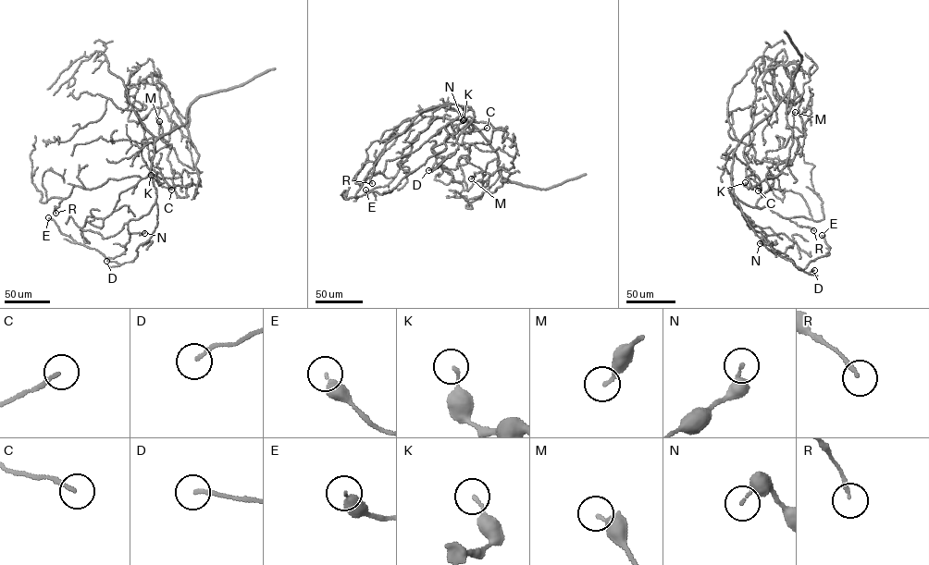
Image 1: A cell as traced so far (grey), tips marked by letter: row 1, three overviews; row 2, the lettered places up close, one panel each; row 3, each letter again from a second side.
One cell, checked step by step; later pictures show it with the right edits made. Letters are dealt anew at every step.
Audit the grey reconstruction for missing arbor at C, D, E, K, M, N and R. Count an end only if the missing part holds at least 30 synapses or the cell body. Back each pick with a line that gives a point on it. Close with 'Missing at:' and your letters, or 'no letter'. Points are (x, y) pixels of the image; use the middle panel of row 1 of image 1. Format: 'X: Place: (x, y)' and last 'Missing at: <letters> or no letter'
Missing at: no letter

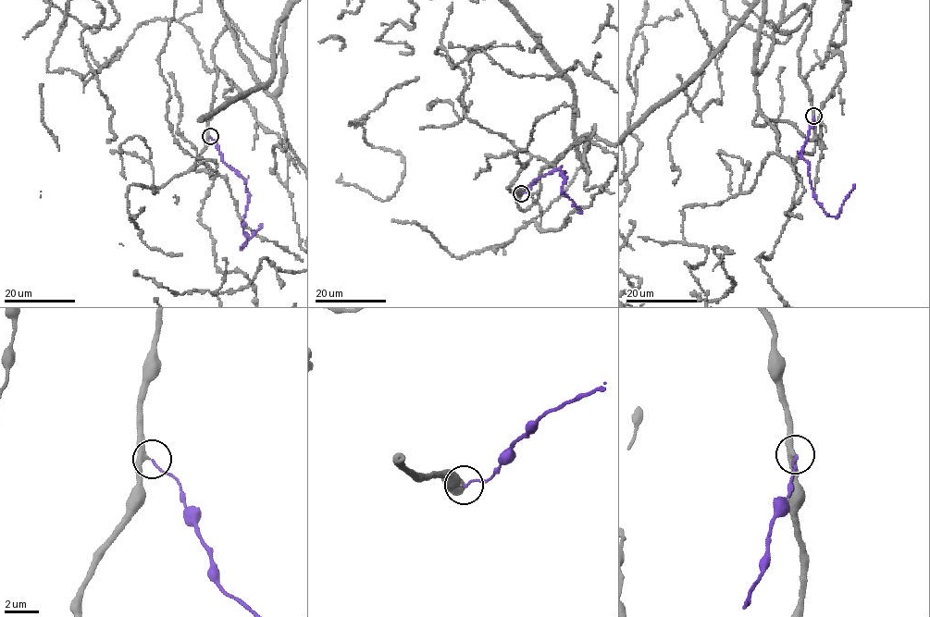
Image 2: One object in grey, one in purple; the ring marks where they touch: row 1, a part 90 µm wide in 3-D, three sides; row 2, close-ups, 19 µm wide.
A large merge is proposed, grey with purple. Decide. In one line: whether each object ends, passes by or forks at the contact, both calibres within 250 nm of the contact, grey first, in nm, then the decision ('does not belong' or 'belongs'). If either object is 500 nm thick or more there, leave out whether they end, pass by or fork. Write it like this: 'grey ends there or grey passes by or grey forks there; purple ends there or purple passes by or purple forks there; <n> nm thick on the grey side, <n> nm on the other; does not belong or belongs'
grey passes by; purple ends there; 340 nm thick on the grey side, 100 nm on the other; belongs

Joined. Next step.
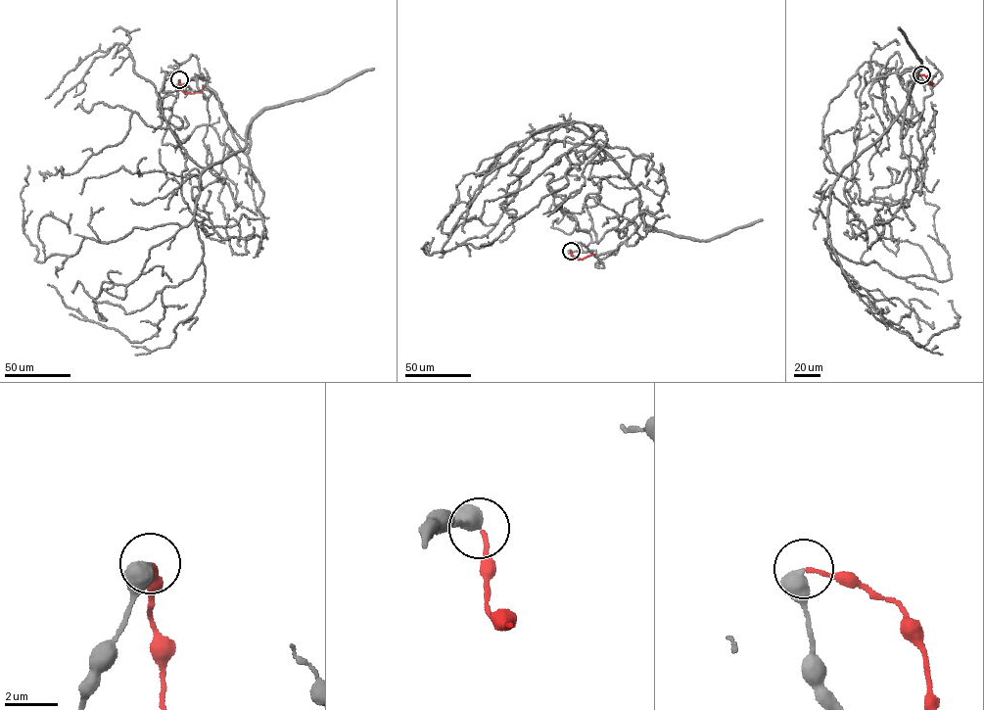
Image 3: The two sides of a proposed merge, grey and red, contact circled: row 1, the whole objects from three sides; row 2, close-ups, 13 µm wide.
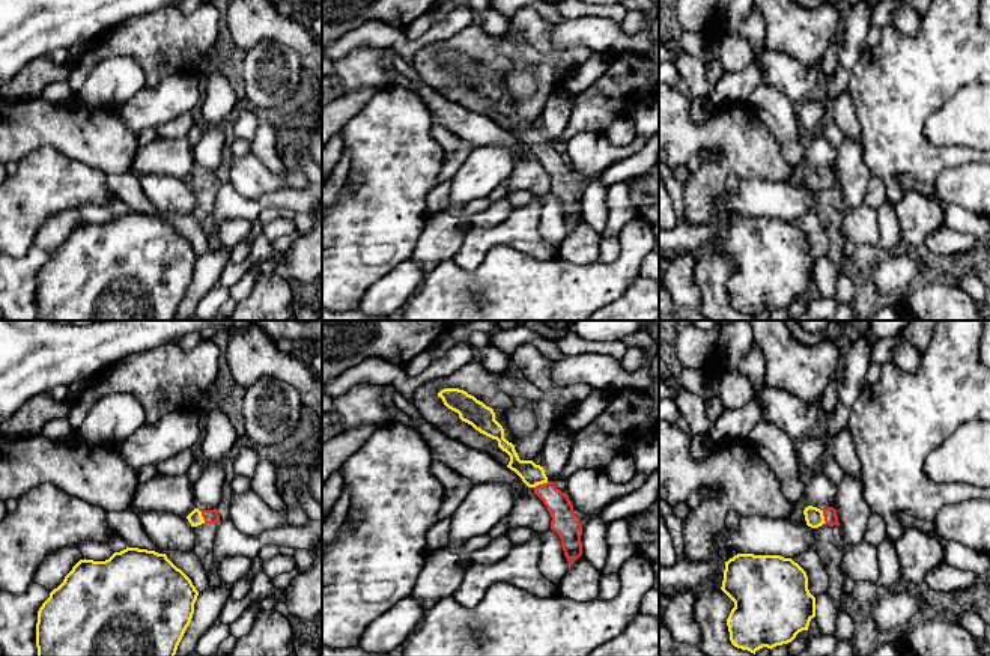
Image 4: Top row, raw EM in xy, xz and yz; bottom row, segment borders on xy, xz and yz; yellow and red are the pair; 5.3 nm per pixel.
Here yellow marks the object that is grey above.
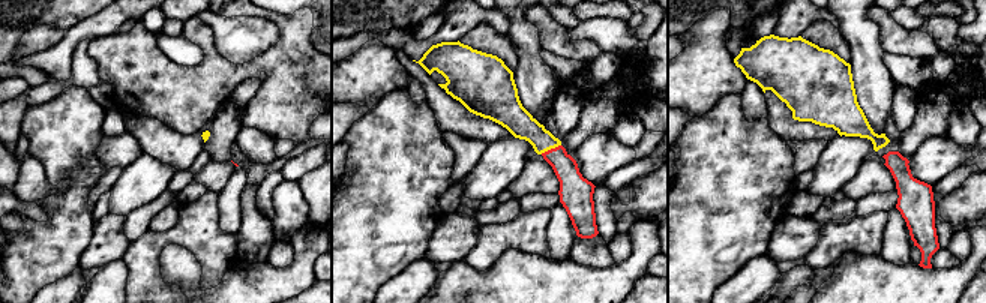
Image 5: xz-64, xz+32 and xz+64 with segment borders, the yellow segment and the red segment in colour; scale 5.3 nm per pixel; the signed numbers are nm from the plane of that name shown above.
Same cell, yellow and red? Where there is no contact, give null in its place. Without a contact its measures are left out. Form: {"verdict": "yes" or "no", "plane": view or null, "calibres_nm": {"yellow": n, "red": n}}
{"verdict": "yes", "plane": "xz", "calibres_nm": {"yellow": 120, "red": 150}}

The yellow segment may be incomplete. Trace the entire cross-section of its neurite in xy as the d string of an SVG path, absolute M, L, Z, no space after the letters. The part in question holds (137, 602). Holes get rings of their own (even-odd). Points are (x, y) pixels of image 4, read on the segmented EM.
M125 548L105 561L80 560L38 611L38 656L175 656L199 591L166 554Z

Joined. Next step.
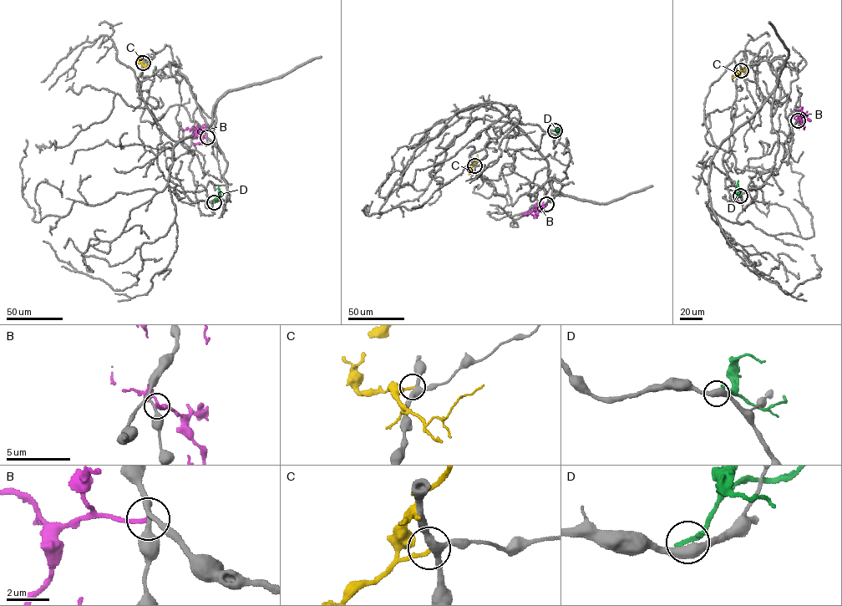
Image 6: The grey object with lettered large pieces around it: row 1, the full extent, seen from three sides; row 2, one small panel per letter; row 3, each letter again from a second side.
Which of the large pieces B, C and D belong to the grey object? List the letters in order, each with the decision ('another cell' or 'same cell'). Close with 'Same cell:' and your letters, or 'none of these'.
B: another cell
C: another cell
D: another cell
Same cell: none of these

